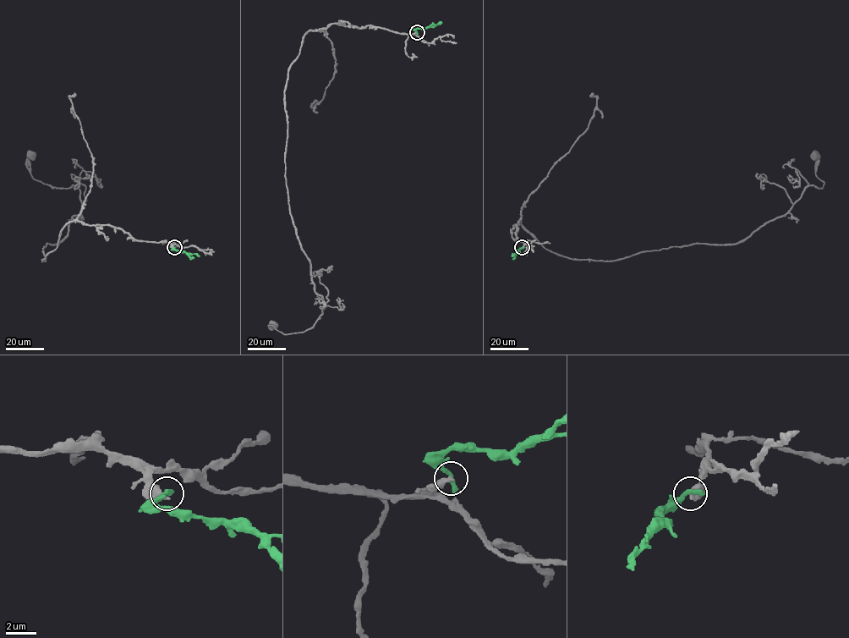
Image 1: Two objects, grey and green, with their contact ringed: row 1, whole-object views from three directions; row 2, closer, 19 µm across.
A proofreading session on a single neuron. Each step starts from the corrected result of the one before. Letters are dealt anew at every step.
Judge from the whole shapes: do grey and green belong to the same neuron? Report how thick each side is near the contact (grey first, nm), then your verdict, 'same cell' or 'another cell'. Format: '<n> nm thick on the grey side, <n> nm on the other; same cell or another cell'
440 nm thick on the grey side, 400 nm on the other; another cell

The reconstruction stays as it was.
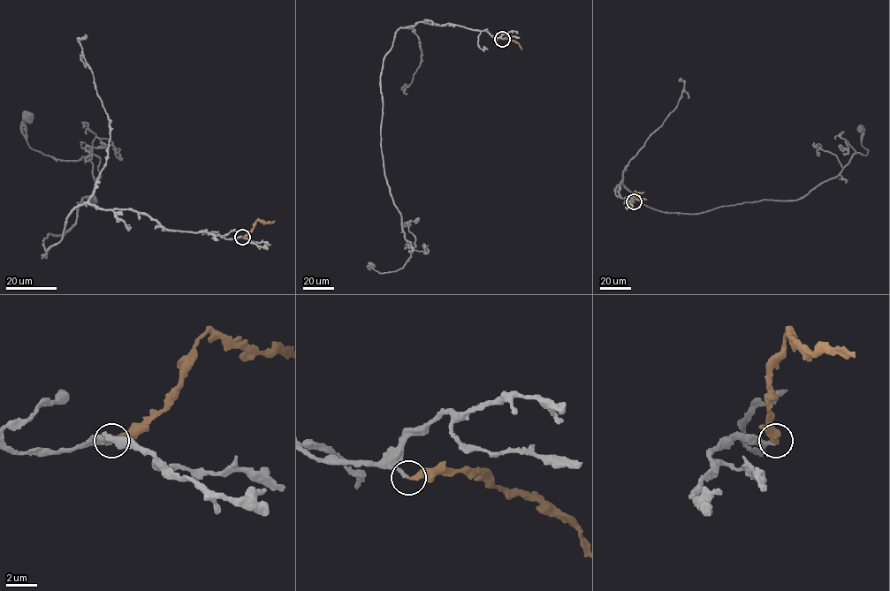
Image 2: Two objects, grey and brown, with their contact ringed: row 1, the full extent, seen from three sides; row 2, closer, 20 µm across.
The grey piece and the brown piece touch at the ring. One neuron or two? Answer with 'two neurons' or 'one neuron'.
one neuron

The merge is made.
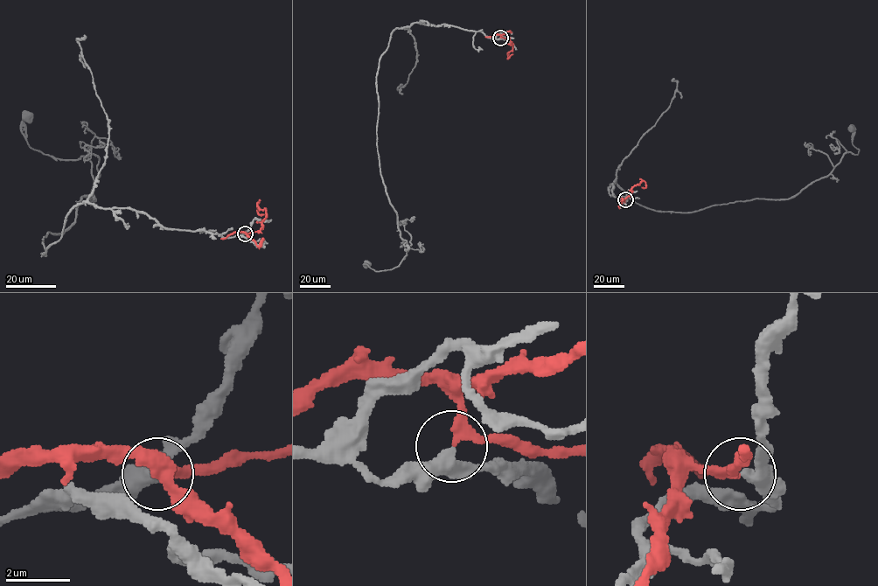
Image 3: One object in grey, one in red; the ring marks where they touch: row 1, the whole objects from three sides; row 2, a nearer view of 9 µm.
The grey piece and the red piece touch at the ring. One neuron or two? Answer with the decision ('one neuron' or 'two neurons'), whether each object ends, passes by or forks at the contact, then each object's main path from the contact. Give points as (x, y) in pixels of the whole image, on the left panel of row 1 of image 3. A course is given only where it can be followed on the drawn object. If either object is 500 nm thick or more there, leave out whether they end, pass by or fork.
two neurons; grey passes by; red passes by; course grey (245, 233), (82, 202), (42, 254), (91, 192), (92, 163), (32, 149), (26, 117); course red (246, 233), (258, 232), (262, 226), (266, 212), (257, 204), (259, 213), (266, 213)

